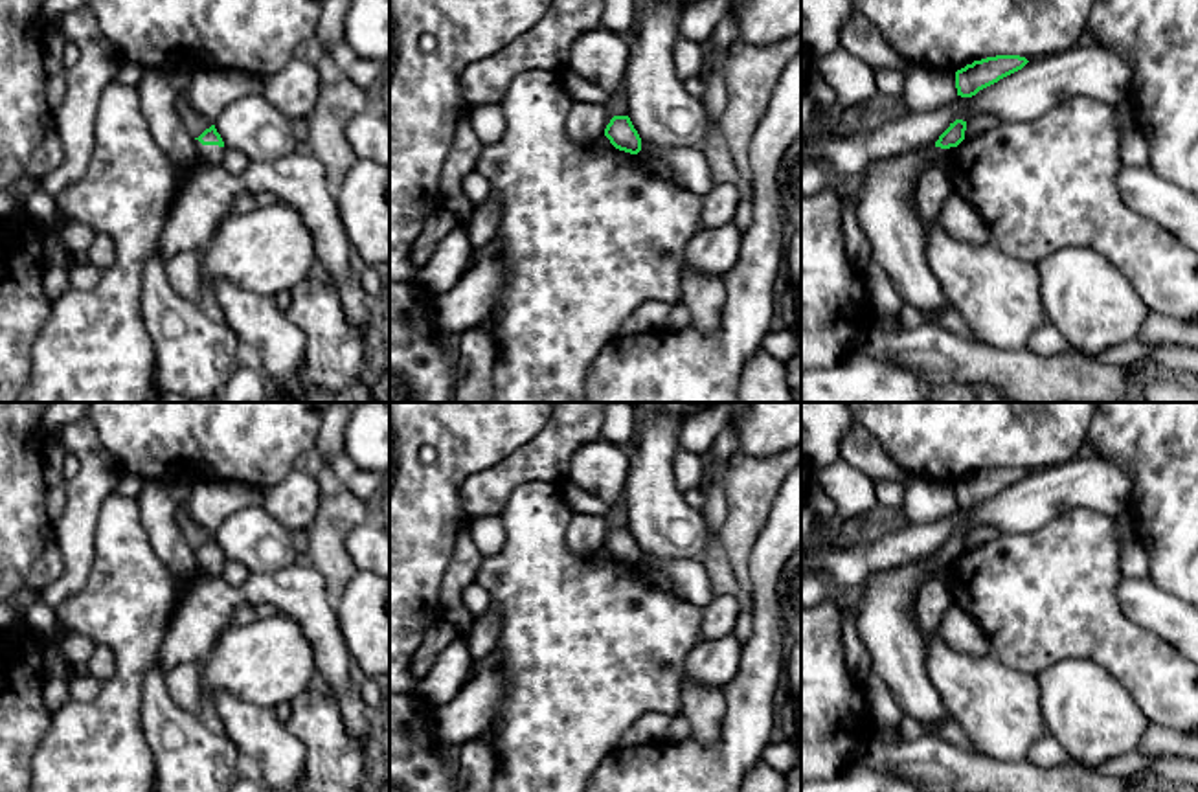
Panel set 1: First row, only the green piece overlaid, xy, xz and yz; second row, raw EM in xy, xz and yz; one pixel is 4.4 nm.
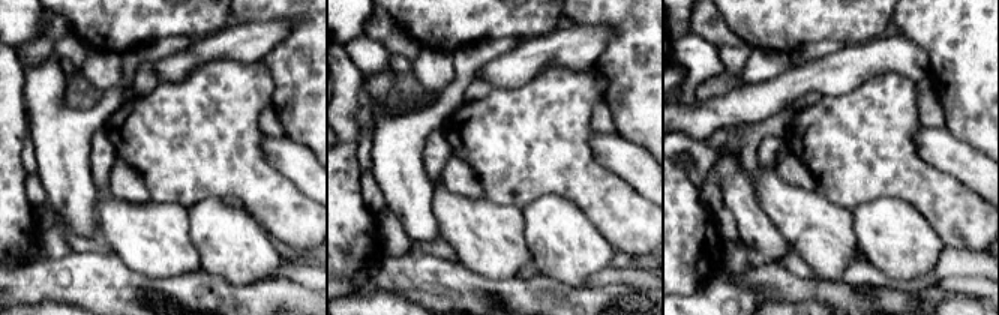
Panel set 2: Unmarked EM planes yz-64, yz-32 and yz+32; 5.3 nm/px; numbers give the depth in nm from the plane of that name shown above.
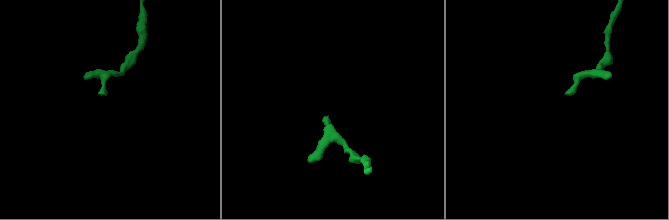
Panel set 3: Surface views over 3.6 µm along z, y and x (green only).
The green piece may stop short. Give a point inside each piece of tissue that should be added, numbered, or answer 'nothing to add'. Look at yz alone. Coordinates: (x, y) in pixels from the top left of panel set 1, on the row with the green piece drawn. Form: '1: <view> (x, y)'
1: yz (888, 214)

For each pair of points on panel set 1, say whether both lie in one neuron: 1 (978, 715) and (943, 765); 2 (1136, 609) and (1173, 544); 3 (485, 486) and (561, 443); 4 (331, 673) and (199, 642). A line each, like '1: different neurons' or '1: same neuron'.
1: different neurons
2: different neurons
3: same neuron
4: same neuron

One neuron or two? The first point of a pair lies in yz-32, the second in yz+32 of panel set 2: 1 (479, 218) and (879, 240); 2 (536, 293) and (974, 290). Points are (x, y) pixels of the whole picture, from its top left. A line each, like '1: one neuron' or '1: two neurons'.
1: two neurons
2: two neurons

